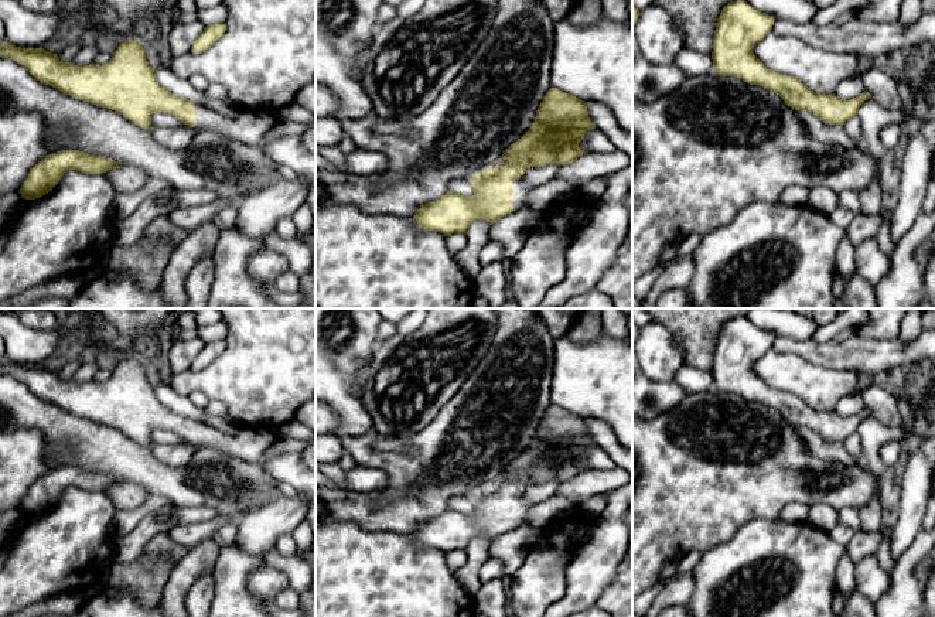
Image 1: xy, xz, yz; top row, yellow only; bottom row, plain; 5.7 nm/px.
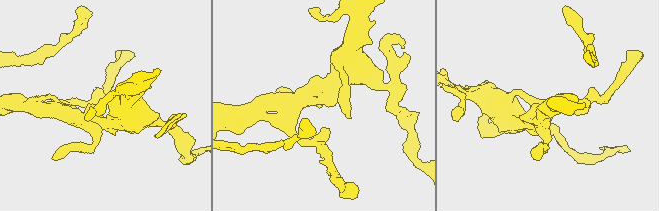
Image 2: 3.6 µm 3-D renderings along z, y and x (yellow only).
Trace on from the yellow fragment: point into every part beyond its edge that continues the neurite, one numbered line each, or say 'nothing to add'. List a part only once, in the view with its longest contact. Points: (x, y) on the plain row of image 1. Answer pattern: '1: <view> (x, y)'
1: xz (521, 508)

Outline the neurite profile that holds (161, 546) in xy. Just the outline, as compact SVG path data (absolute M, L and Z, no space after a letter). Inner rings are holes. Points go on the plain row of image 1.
M167 534L153 536L144 549L144 553L153 560L170 560L178 565L188 553L190 548L174 542Z

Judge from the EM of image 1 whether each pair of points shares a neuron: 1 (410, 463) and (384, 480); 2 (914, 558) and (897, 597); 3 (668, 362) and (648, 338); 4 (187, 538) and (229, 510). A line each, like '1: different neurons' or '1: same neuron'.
1: different neurons
2: same neuron
3: same neuron
4: different neurons

